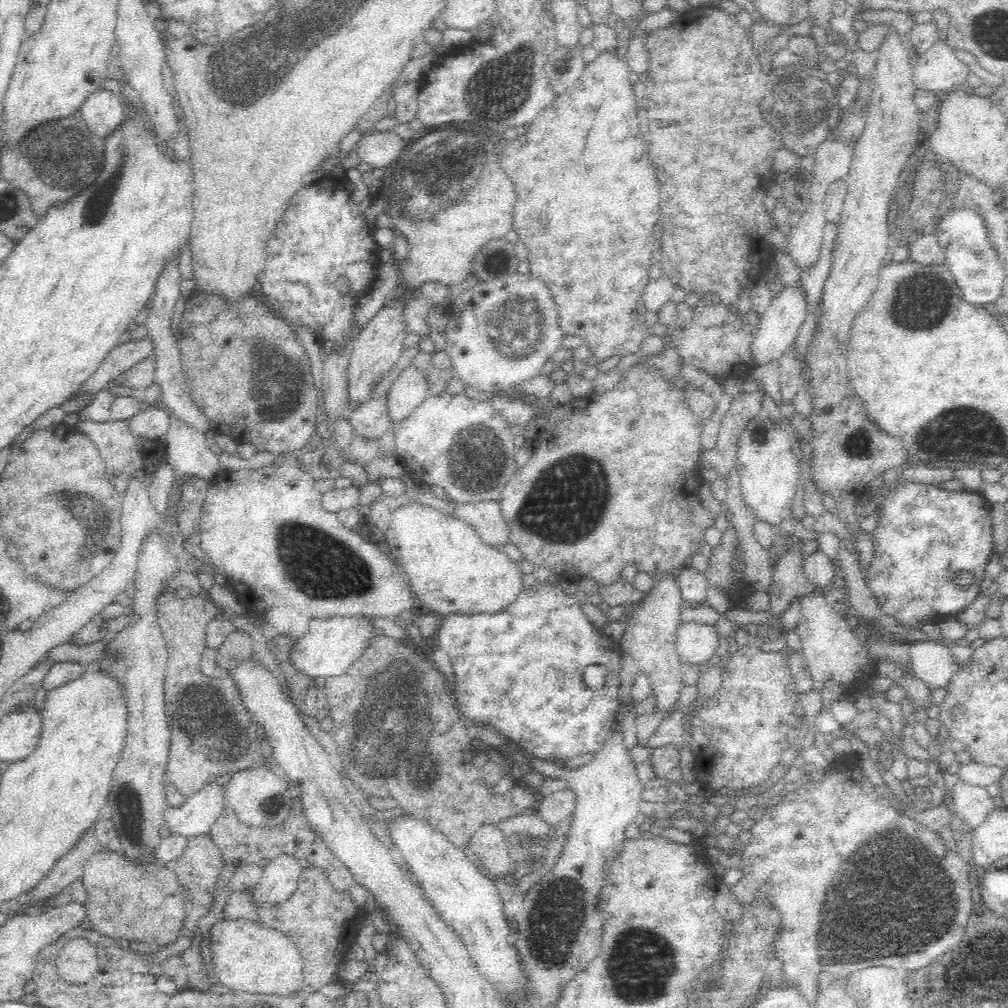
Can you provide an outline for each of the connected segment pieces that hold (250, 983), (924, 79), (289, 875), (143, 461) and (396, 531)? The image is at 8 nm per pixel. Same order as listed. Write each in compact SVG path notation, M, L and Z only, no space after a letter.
M223 917L210 926L209 939L213 968L219 984L230 986L233 992L238 992L237 997L241 1001L258 999L248 992L284 994L300 986L302 962L294 942L286 940L282 932L260 924L259 920Z
M940 38L932 48L919 55L913 67L913 79L916 88L925 88L943 95L955 86L968 84L974 70L958 60L944 38Z
M281 852L266 864L264 874L252 889L253 897L264 901L281 901L290 896L295 890L302 864L292 854Z
M84 415L79 417L76 424L78 430L88 434L96 441L96 447L104 459L106 465L107 477L111 479L112 484L120 494L128 492L128 486L132 480L137 480L146 489L150 490L154 486L156 474L168 464L170 466L171 458L166 452L166 442L163 438L150 438L140 433L134 433L130 429L132 417L126 420L112 420L108 422L94 422Z
M426 505L393 512L392 528L388 530L390 556L402 566L419 604L428 607L429 612L440 616L498 614L525 589L520 564L512 561L503 547L484 546L472 525L462 524L455 516L444 517Z

